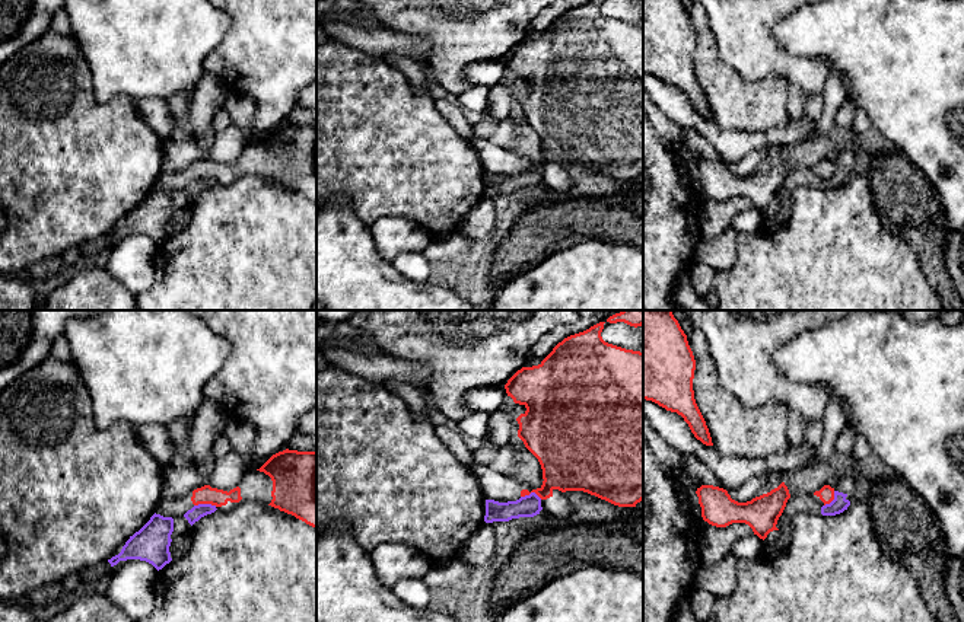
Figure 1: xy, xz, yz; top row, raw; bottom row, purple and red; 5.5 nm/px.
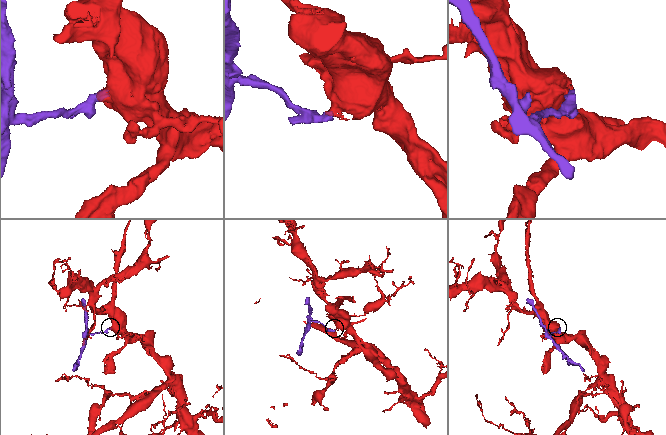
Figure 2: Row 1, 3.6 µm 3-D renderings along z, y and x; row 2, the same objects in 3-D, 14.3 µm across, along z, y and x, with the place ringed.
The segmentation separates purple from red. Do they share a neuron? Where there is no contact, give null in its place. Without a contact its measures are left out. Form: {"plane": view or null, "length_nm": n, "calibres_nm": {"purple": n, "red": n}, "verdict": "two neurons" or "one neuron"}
{"plane": "xy", "length_nm": 130, "calibres_nm": {"purple": 80, "red": 100}, "verdict": "two neurons"}

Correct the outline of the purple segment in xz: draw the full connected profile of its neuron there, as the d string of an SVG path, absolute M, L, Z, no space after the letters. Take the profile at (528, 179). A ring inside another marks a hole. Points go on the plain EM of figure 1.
M531 166L529 169L521 170L516 175L499 176L494 173L486 173L486 197L493 195L509 195L519 191L534 191L543 184L541 172Z

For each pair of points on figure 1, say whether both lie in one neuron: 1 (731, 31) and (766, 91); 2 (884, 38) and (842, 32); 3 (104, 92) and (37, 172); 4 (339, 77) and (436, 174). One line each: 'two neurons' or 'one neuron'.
1: two neurons
2: one neuron
3: two neurons
4: one neuron

